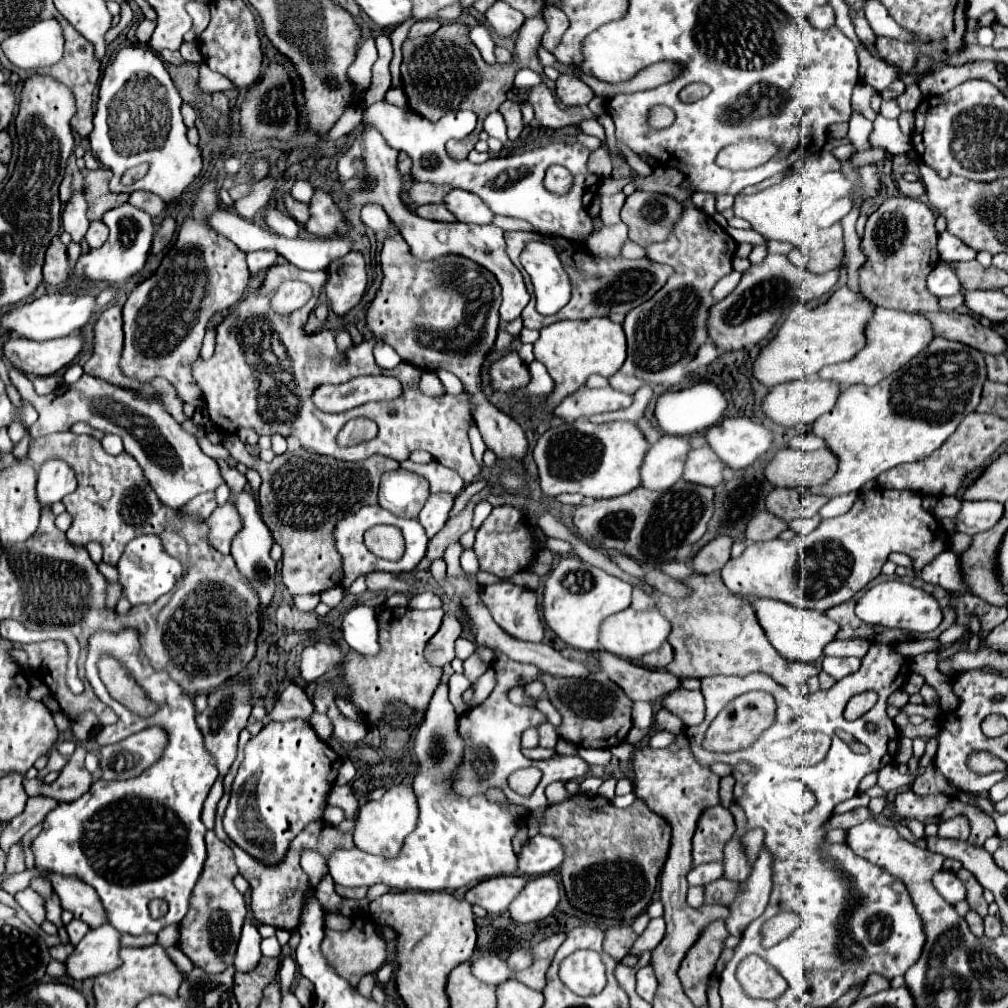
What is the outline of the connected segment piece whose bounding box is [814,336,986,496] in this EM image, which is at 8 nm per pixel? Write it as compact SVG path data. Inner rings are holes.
M936 336L928 350L912 358L898 374L876 386L844 388L836 406L814 422L814 434L822 436L838 456L836 478L826 482L820 494L840 496L860 490L884 470L930 456L956 432L962 418L976 410L984 382L986 362L980 350Z

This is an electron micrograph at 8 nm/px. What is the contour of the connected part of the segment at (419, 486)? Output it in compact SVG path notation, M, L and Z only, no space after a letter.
M400 468L382 474L378 504L396 516L412 518L418 516L428 494L430 486L424 476Z

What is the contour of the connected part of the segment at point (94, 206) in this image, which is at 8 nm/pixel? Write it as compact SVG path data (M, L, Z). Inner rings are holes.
M98 168L98 170L82 170L84 186L82 194L90 204L88 218L90 220L102 220L104 212L128 202L130 194L114 194L108 190L108 182L112 178L112 172L108 168Z

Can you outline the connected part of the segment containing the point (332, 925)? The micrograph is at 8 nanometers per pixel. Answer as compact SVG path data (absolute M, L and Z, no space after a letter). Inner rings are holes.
M336 913L324 914L323 920L325 928L338 931L348 930L352 924L352 917Z

